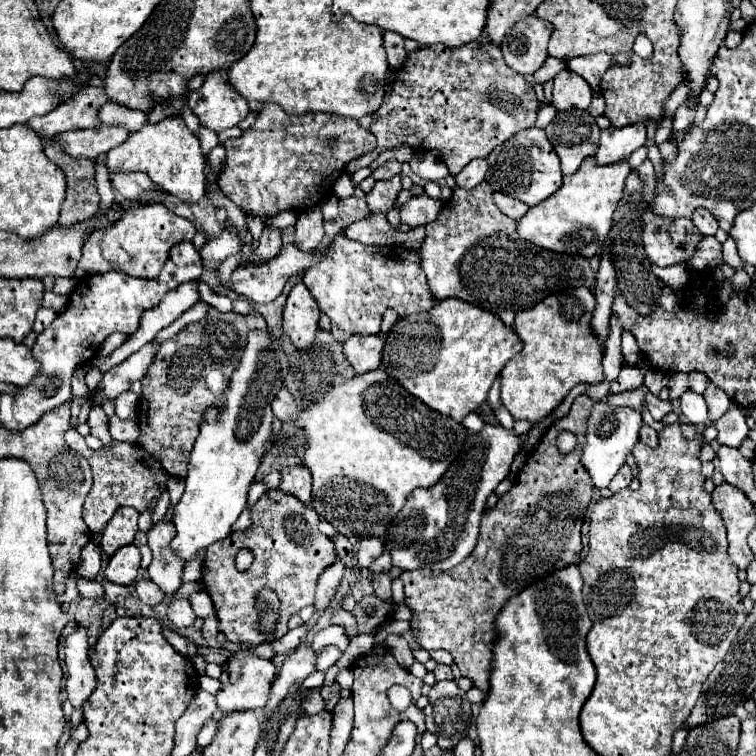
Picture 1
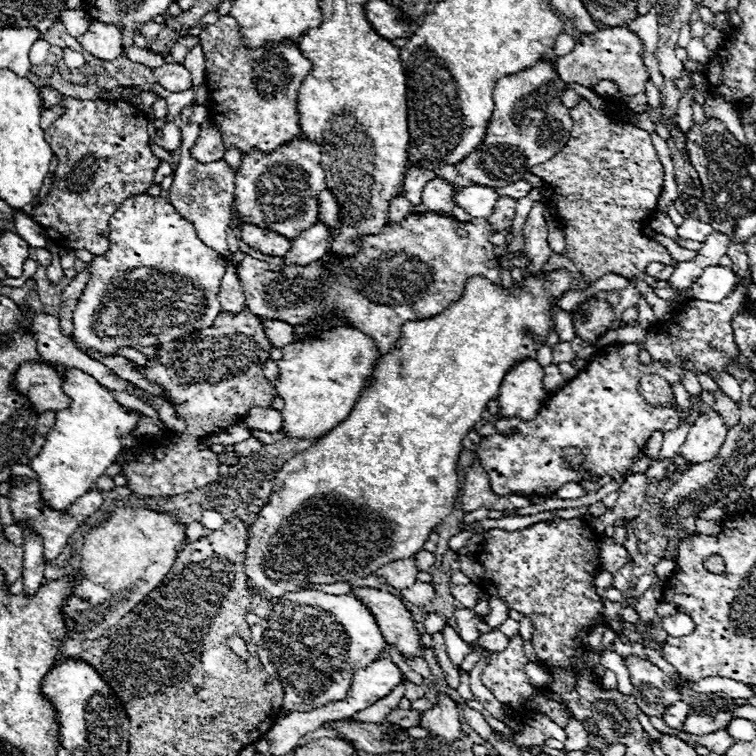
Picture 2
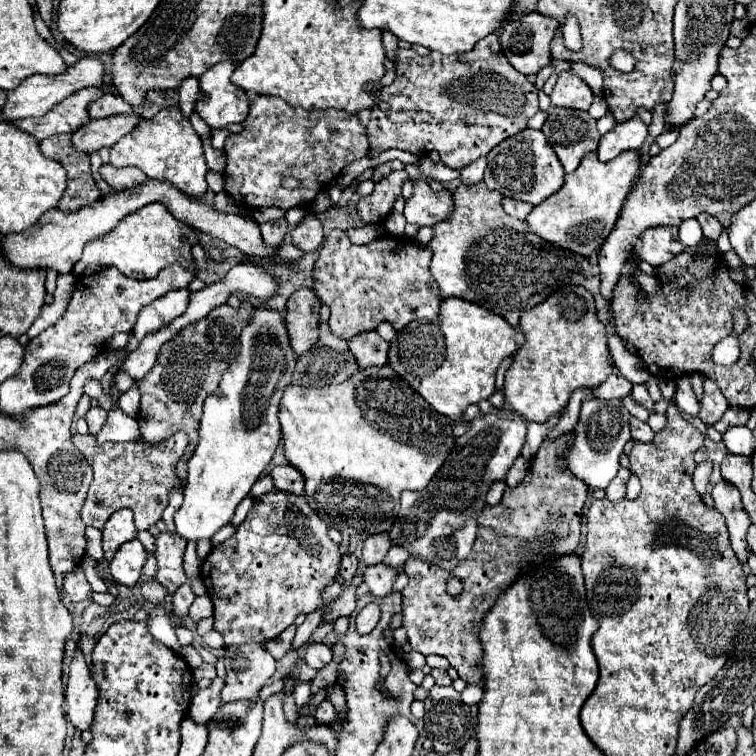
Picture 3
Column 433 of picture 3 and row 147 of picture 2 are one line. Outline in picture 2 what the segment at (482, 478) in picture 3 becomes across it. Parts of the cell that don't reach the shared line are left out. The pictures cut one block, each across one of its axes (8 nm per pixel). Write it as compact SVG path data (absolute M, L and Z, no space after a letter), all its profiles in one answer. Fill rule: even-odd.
M542 58L534 64L534 68L502 78L494 88L494 112L486 130L486 142L456 164L458 174L474 184L502 188L514 180L520 180L532 166L550 160L564 148L572 132L570 108L566 108L560 100L564 88L566 84L560 80L552 60L548 58ZM486 158L494 162L486 162Z

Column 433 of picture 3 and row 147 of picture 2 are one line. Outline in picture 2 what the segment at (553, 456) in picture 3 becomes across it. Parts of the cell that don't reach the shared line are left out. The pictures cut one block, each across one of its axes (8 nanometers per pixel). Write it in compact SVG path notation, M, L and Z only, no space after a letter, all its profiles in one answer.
M584 98L570 110L574 128L570 134L570 140L566 142L566 148L552 156L546 164L538 164L530 168L530 172L538 178L542 178L548 188L548 198L558 208L558 222L562 226L562 232L566 236L568 246L568 258L576 264L576 268L582 274L582 280L586 286L592 286L596 280L600 280L606 274L618 274L628 280L634 280L650 304L652 312L658 320L666 320L670 316L670 302L658 298L654 290L644 282L646 278L646 266L650 262L662 262L670 264L672 256L670 252L656 240L648 240L642 234L642 222L648 220L654 214L654 208L658 204L658 196L664 182L664 168L658 160L658 154L652 146L652 138L646 130L640 130L636 126L622 126L616 118L622 112L620 104L610 104L608 112L596 112Z

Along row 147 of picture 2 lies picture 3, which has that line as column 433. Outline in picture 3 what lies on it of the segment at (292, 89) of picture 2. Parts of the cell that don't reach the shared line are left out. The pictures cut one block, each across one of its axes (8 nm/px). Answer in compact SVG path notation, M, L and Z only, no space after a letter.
M478 182L476 186L460 184L452 196L454 196L454 210L446 220L432 226L434 236L428 244L428 248L434 252L434 258L430 262L430 274L438 282L442 298L456 296L468 302L482 304L486 310L502 316L508 324L518 326L520 314L546 300L556 288L568 284L590 286L592 282L596 282L596 288L600 286L600 276L596 266L592 266L580 254L572 254L568 250L562 250L558 246L552 246L536 238L536 234L528 232L526 222L504 214L500 206L502 200L500 192L490 190L484 182Z

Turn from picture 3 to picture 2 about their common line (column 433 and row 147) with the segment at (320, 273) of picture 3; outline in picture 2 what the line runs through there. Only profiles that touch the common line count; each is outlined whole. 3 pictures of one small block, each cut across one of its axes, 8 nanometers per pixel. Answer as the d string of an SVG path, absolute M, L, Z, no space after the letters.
M300 134L274 152L246 152L242 156L236 174L234 208L244 216L246 224L256 224L294 240L318 220L318 192L322 190L326 190L326 174L320 164L320 148Z

